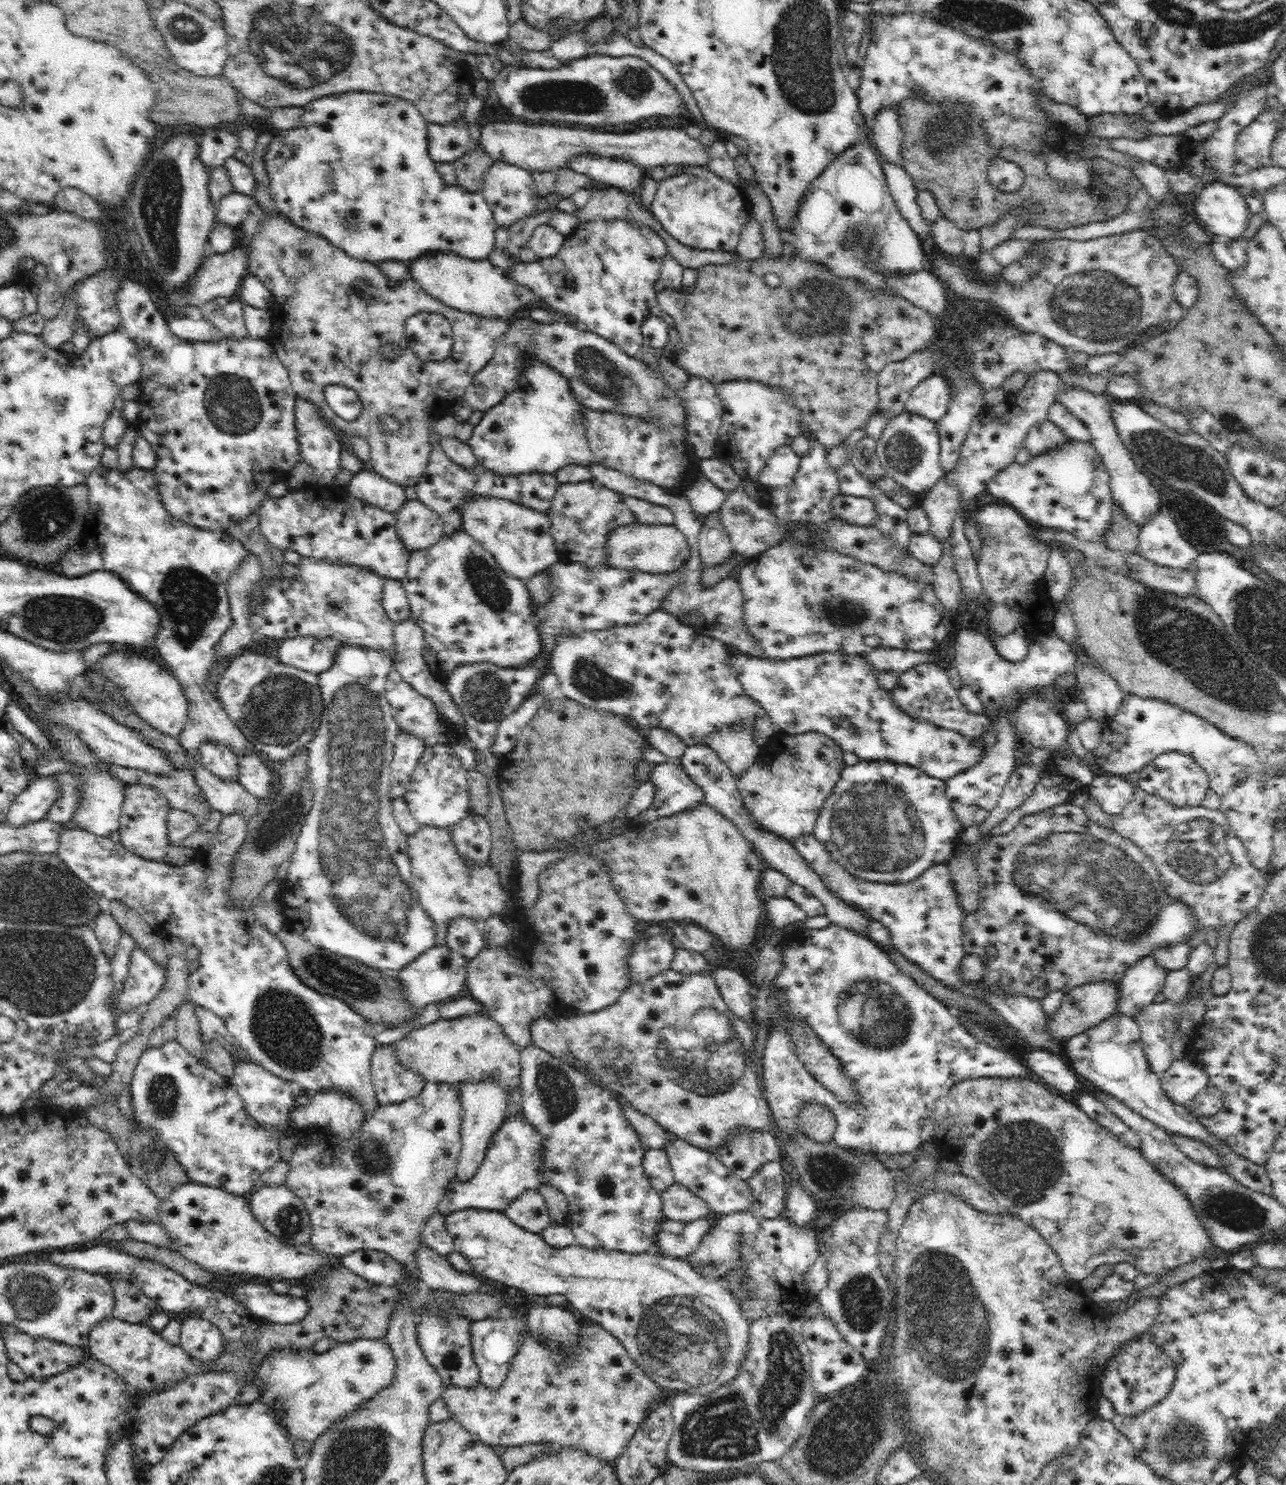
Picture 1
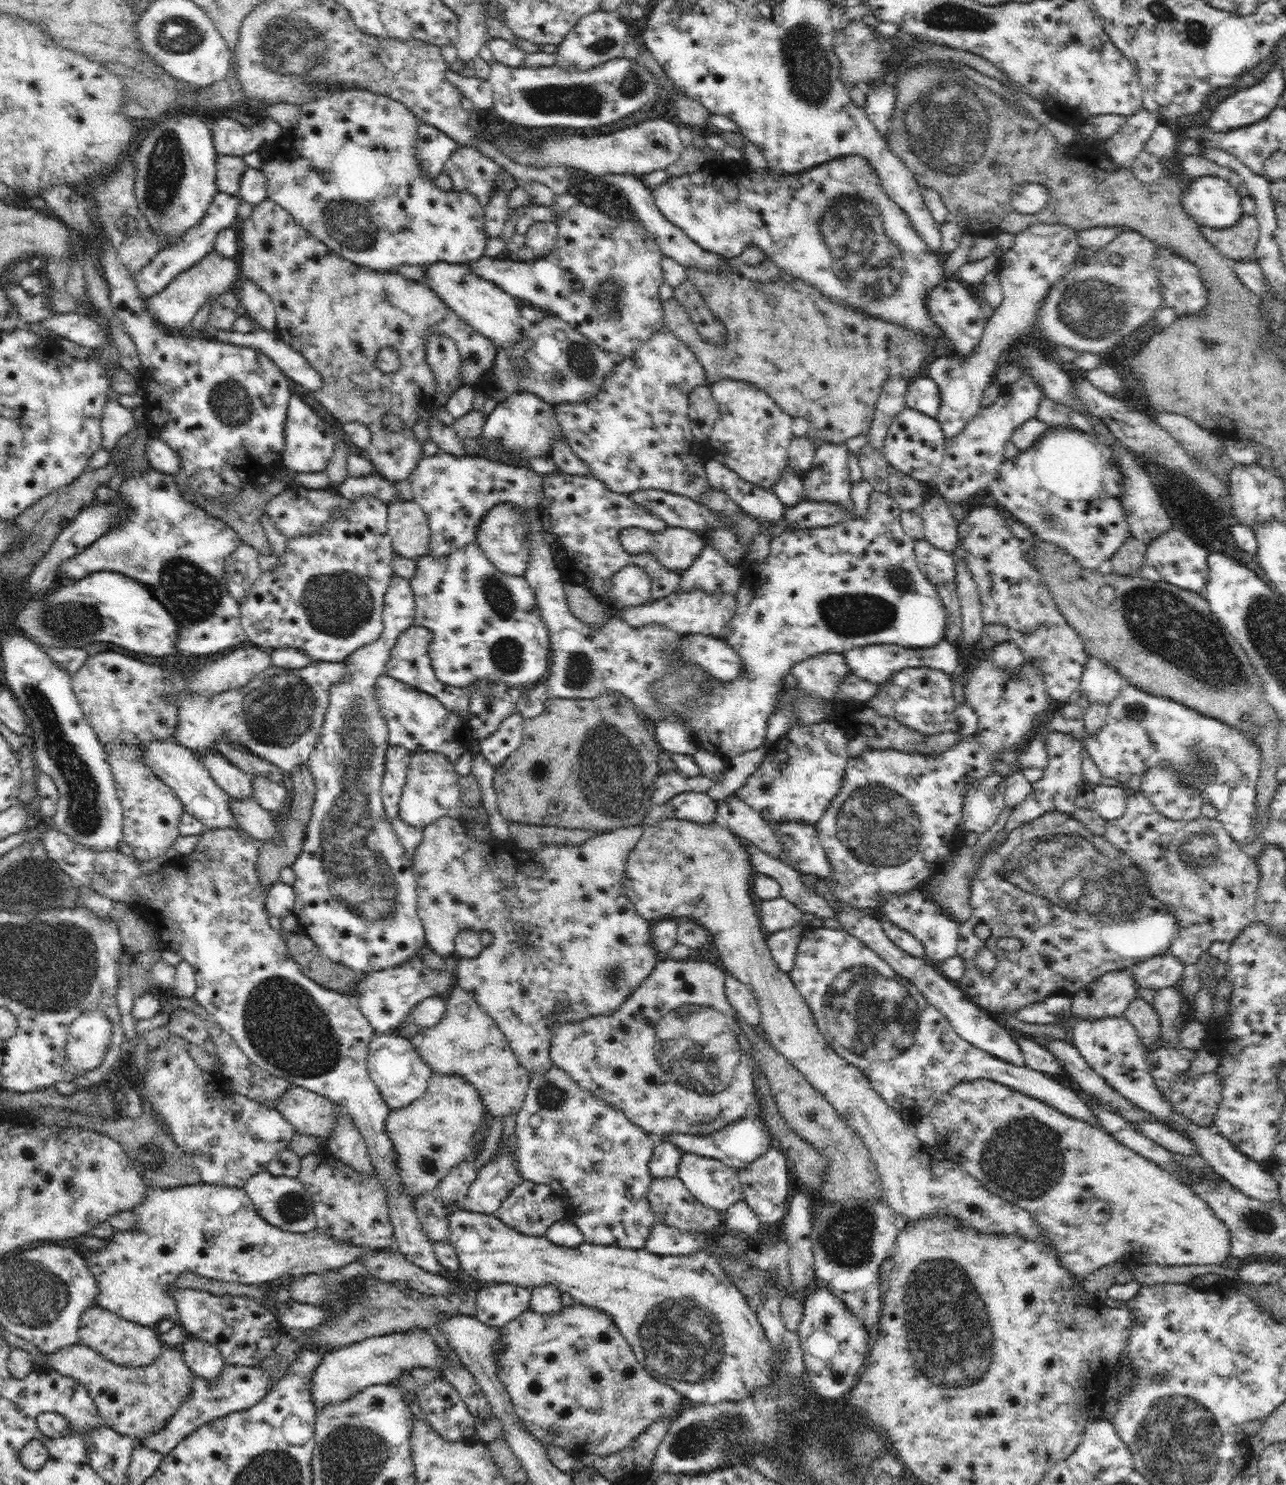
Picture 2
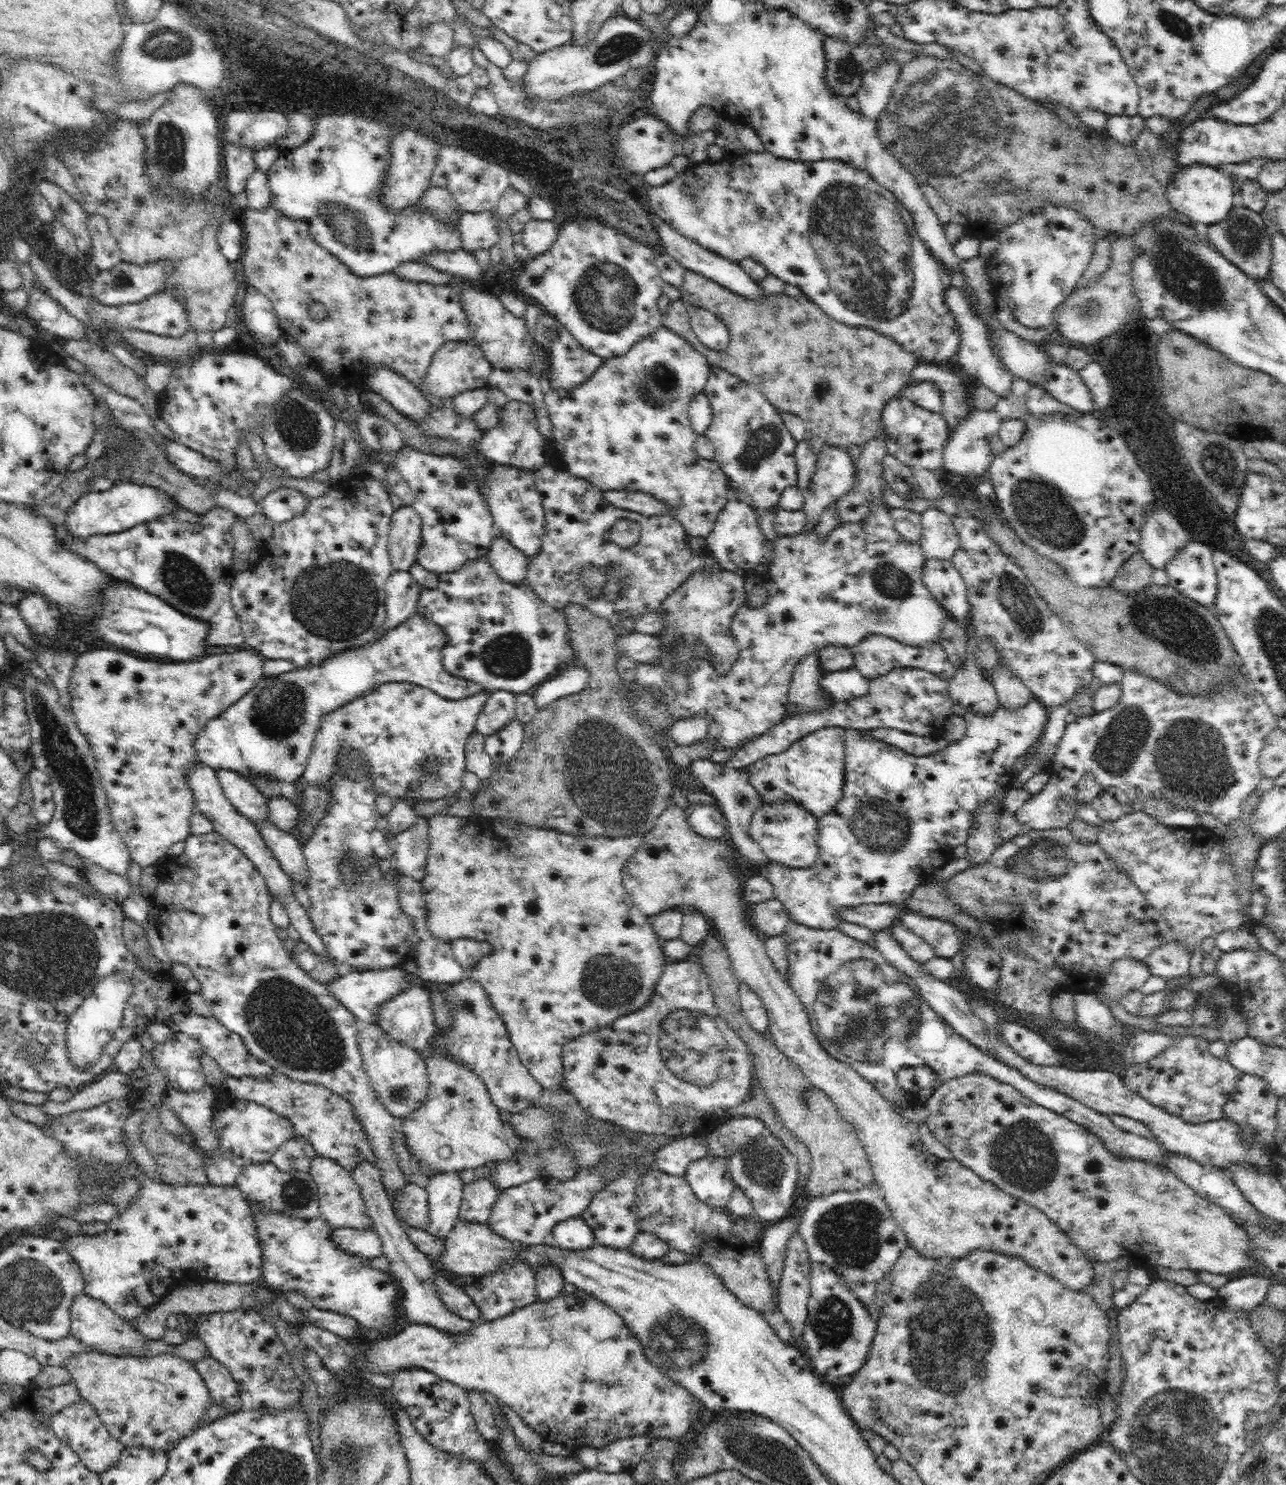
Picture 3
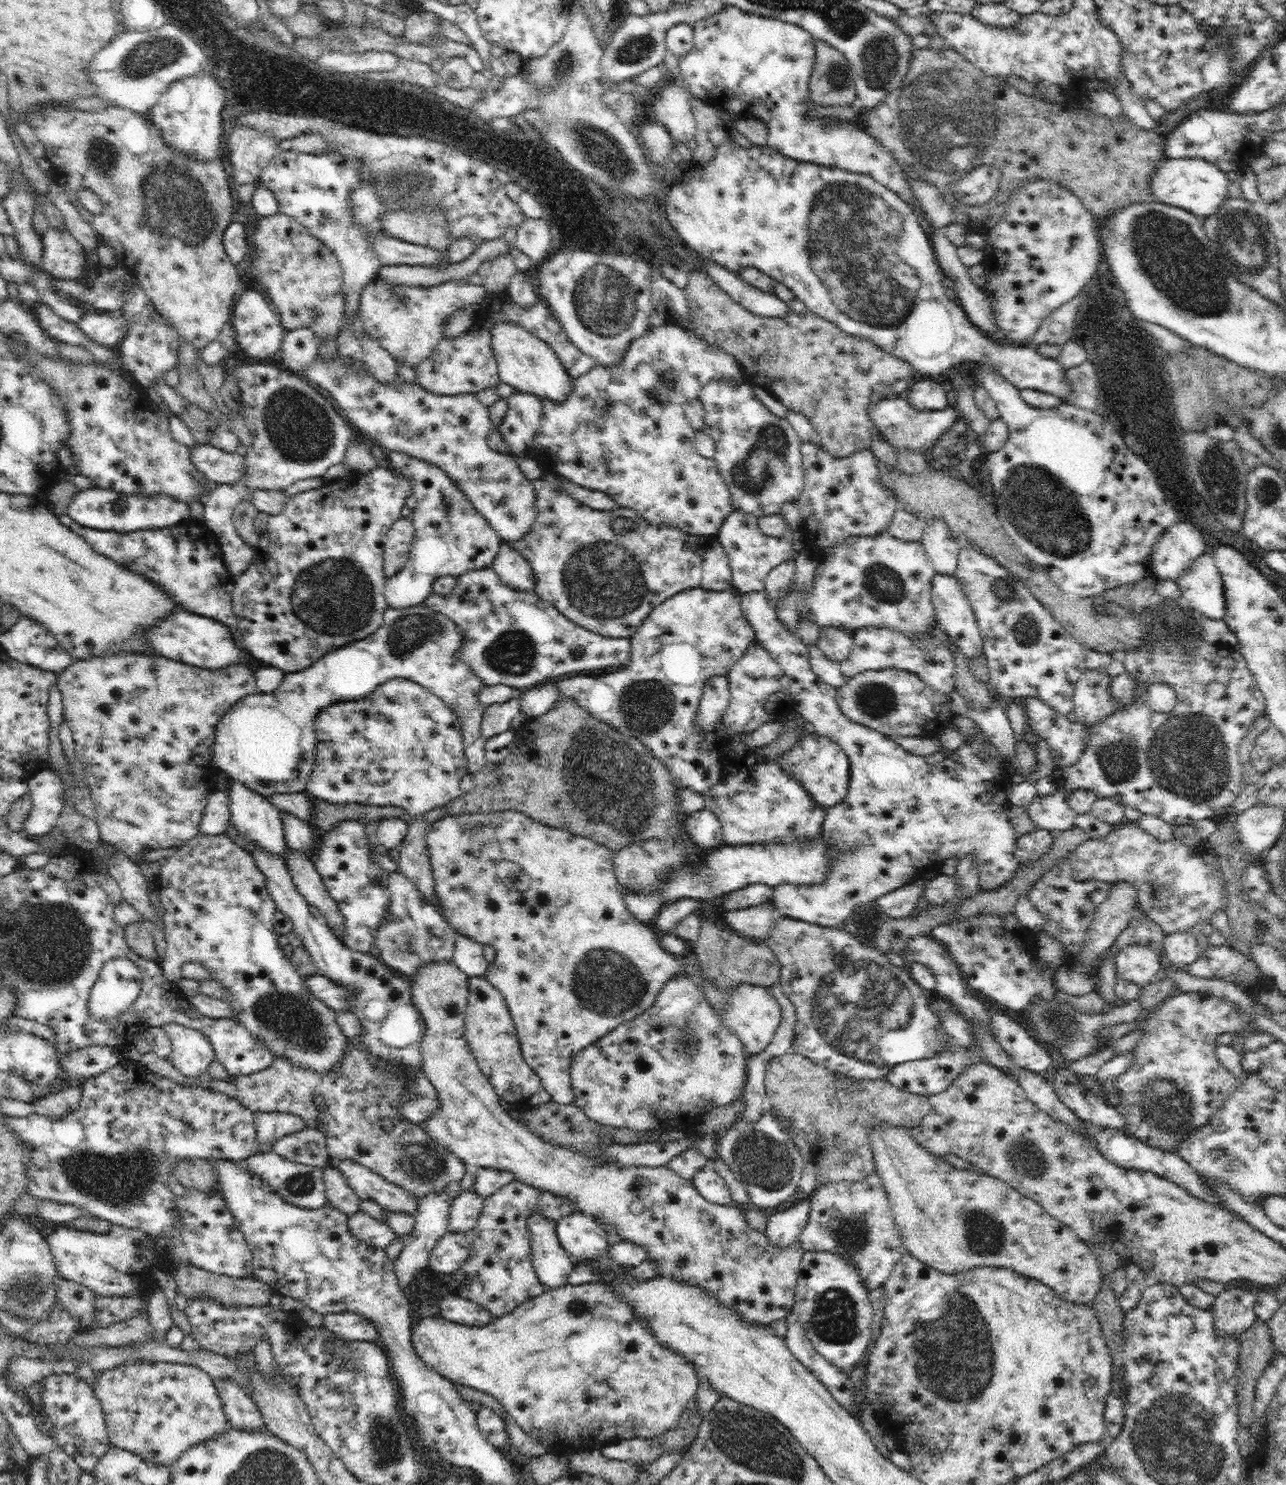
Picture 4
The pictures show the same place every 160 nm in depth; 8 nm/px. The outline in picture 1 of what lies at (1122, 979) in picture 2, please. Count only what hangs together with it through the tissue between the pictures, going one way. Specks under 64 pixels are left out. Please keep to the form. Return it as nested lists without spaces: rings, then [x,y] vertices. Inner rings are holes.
[[[1098,981],[1077,986],[1070,992],[1064,993],[1058,1013],[1054,1017],[1048,1017],[1049,1023],[1046,1029],[1052,1038],[1068,1039],[1082,1031],[1088,1031],[1091,1027],[1098,1026],[1098,1023],[1102,1023],[1110,1016],[1117,1014],[1118,998],[1120,998],[1118,983],[1112,981]]]

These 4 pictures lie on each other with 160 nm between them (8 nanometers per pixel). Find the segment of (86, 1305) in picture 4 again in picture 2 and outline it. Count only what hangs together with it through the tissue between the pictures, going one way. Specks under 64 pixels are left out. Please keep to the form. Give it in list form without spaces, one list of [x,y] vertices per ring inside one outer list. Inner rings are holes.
[[[98,1304],[82,1311],[78,1336],[79,1344],[87,1345],[106,1359],[126,1367],[146,1366],[154,1362],[166,1348],[155,1327],[130,1322]]]

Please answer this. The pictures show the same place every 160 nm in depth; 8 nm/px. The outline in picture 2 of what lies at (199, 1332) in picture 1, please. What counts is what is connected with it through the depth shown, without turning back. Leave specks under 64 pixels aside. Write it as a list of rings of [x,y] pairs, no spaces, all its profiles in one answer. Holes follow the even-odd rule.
[[[187,1335],[182,1348],[184,1349],[184,1361],[195,1376],[206,1380],[216,1380],[220,1376],[225,1362],[216,1347],[204,1343],[197,1336]]]

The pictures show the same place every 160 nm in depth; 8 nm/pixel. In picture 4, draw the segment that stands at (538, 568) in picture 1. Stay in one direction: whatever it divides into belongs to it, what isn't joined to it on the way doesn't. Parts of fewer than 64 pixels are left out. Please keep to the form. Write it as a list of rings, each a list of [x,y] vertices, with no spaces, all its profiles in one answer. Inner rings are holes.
[[[506,542],[500,544],[500,550],[494,558],[493,569],[503,583],[515,590],[534,591],[535,572],[530,563]]]

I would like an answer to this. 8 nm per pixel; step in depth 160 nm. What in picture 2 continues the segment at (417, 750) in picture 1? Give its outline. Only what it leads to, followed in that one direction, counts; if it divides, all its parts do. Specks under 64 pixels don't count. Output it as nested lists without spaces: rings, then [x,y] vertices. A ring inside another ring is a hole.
[[[400,746],[387,748],[381,796],[384,802],[386,817],[390,821],[394,820],[399,813],[400,800],[402,792],[404,792],[403,789],[406,782],[406,774],[408,774],[408,768],[410,768],[410,760],[412,760],[412,755],[410,755],[408,749]]]

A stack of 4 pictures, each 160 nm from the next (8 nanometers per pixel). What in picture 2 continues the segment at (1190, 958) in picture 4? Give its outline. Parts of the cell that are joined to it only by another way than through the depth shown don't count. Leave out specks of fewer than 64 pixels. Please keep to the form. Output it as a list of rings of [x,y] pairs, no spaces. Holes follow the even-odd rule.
[[[1166,952],[1136,963],[1128,969],[1136,979],[1139,991],[1140,988],[1158,990],[1179,984],[1183,978],[1184,968],[1185,964],[1180,959]]]

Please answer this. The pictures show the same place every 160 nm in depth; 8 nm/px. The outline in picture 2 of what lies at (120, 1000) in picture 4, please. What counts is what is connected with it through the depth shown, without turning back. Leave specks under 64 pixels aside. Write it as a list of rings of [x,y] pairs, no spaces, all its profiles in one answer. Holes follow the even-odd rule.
[[[97,1010],[80,1014],[69,1024],[66,1043],[66,1056],[69,1065],[78,1070],[98,1068],[105,1060],[104,1054],[108,1052],[110,1040],[112,1040],[112,1023],[105,1014],[100,1014]]]

